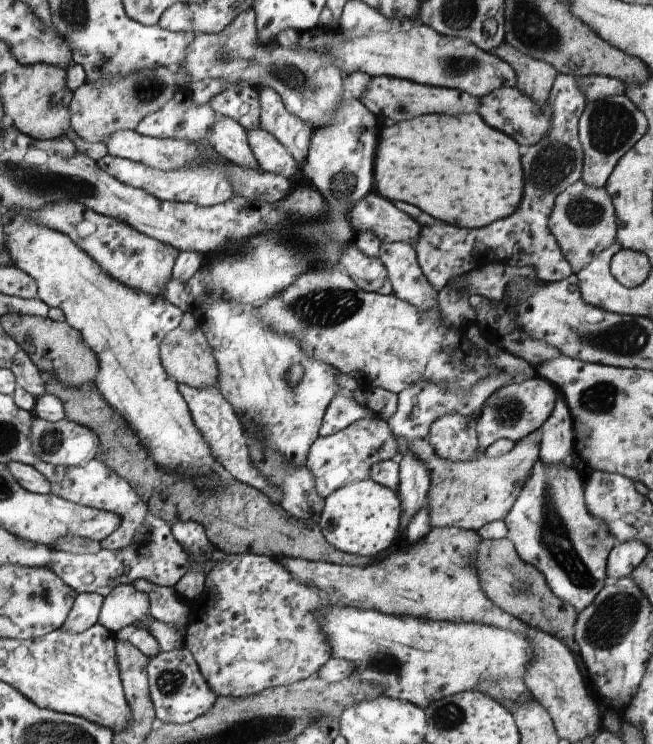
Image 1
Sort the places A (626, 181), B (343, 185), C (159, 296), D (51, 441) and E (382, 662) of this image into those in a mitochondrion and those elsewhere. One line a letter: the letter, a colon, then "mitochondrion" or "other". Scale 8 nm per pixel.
A: other
B: mitochondrion
C: other
D: mitochondrion
E: mitochondrion

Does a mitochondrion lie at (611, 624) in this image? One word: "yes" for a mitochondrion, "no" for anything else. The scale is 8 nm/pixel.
yes

